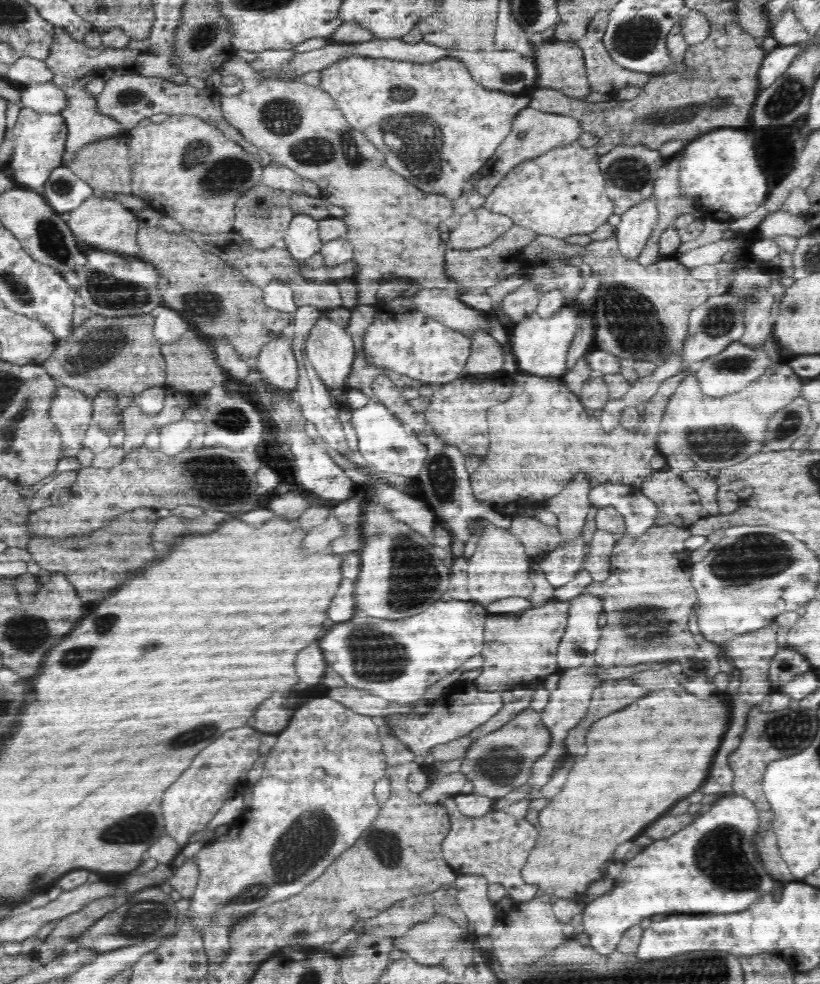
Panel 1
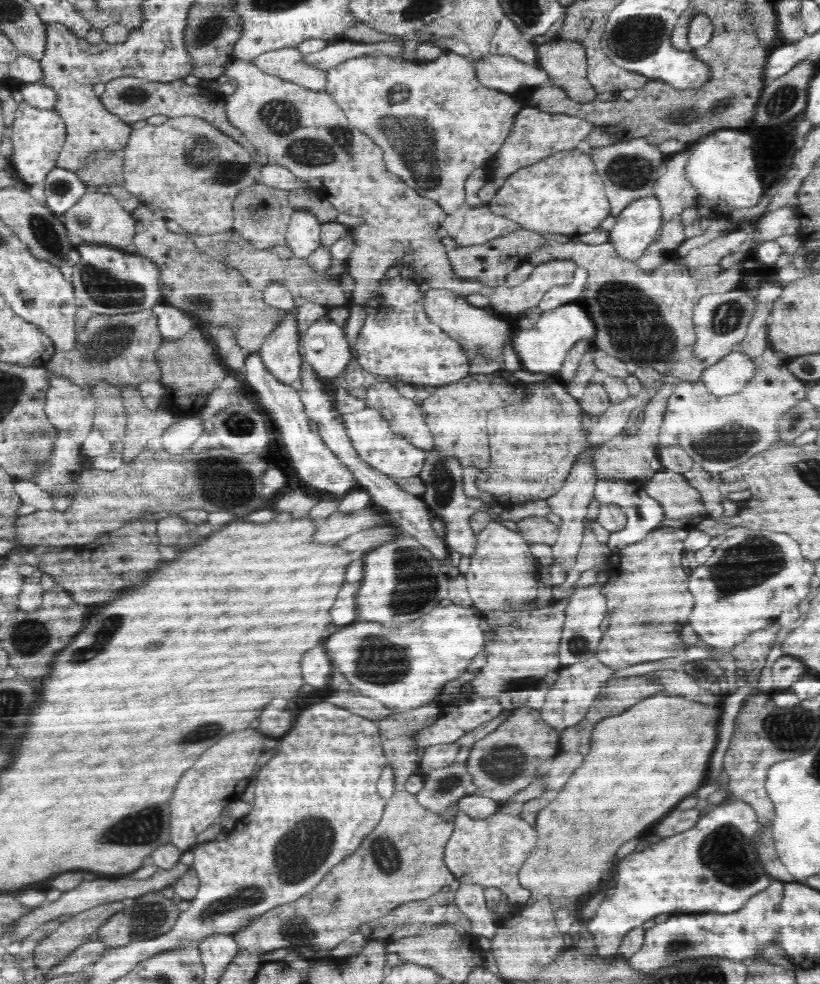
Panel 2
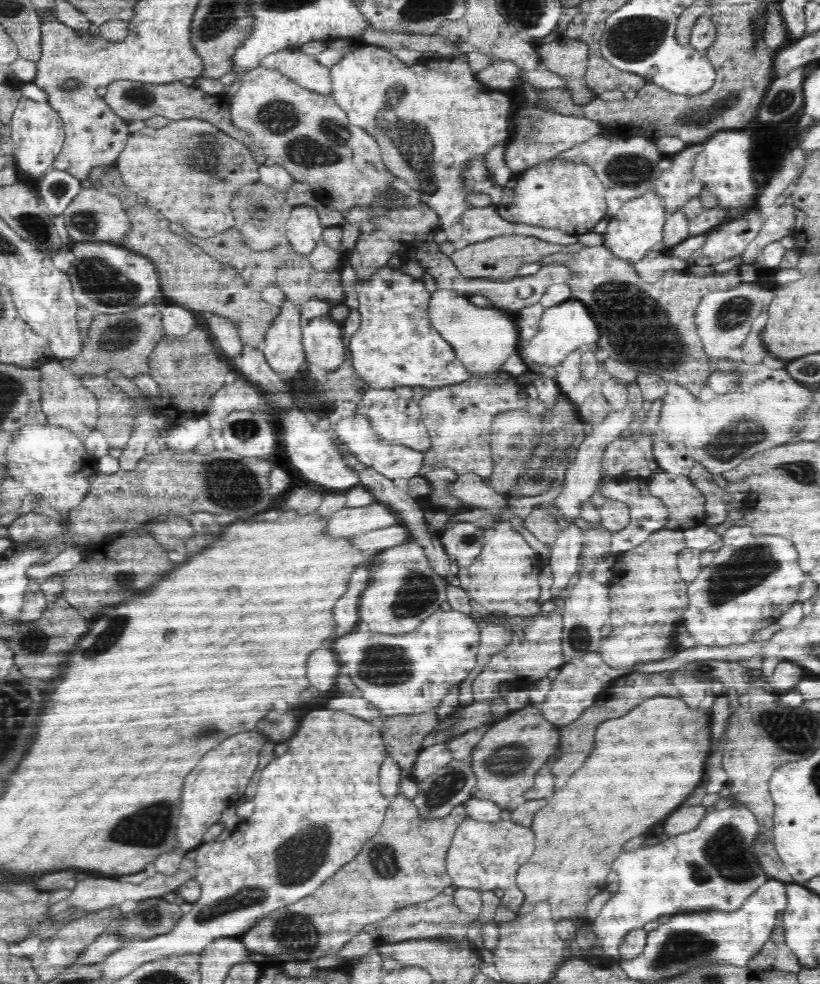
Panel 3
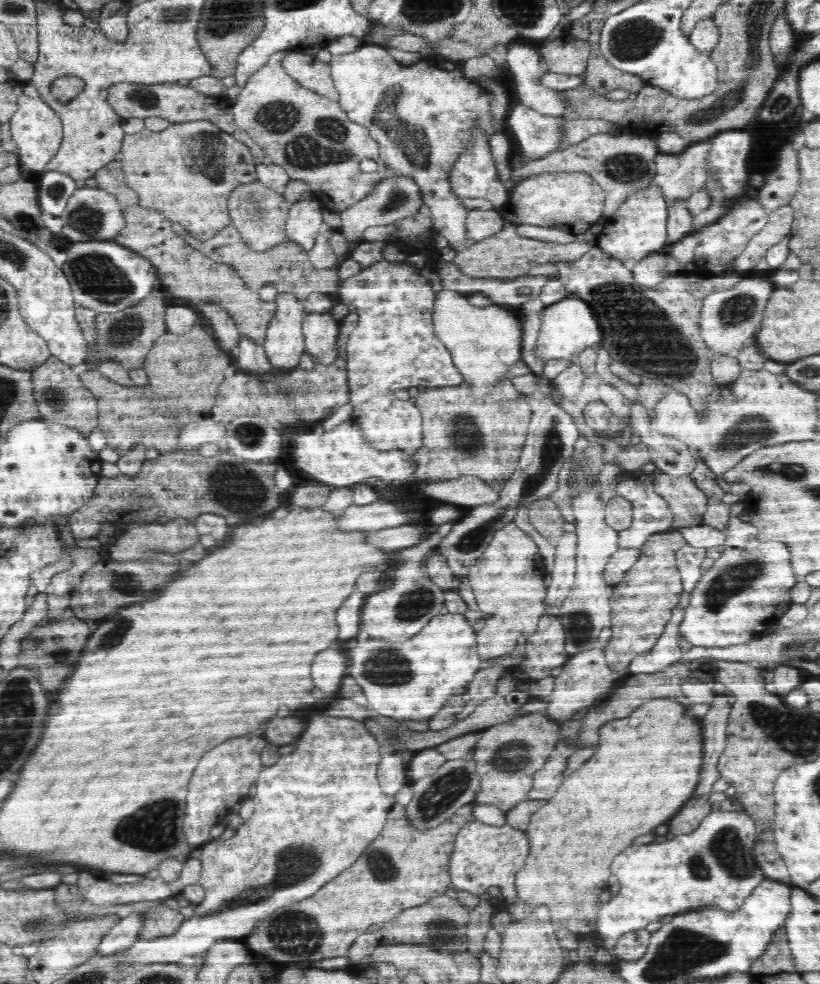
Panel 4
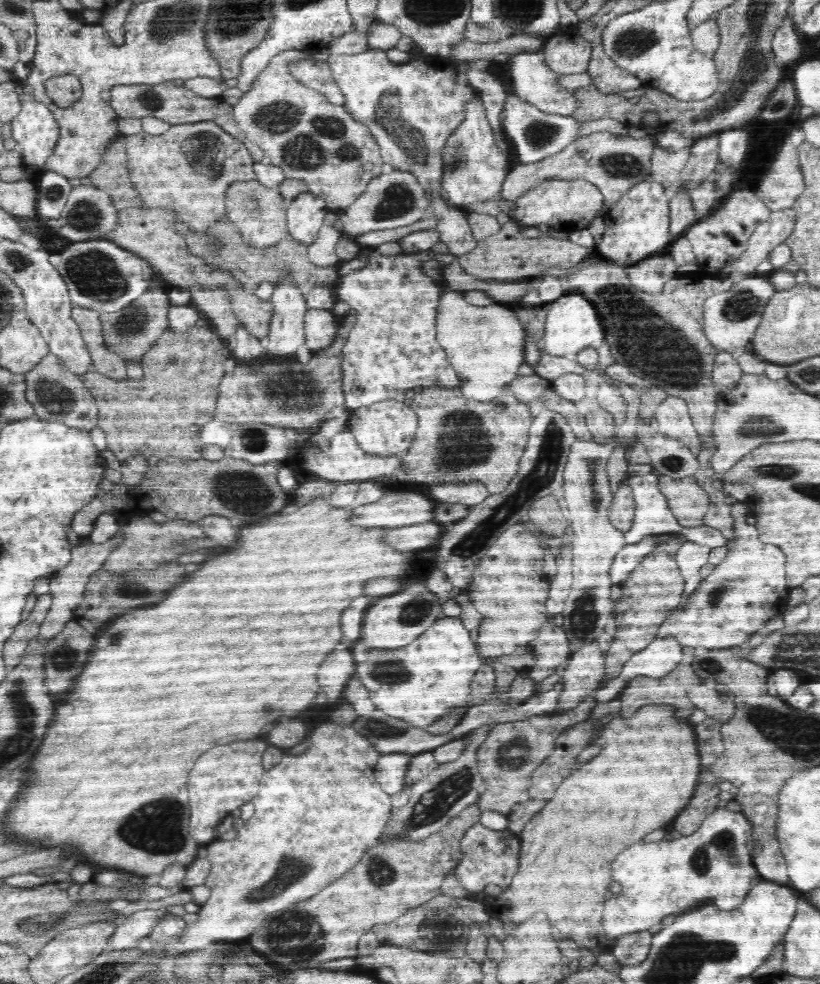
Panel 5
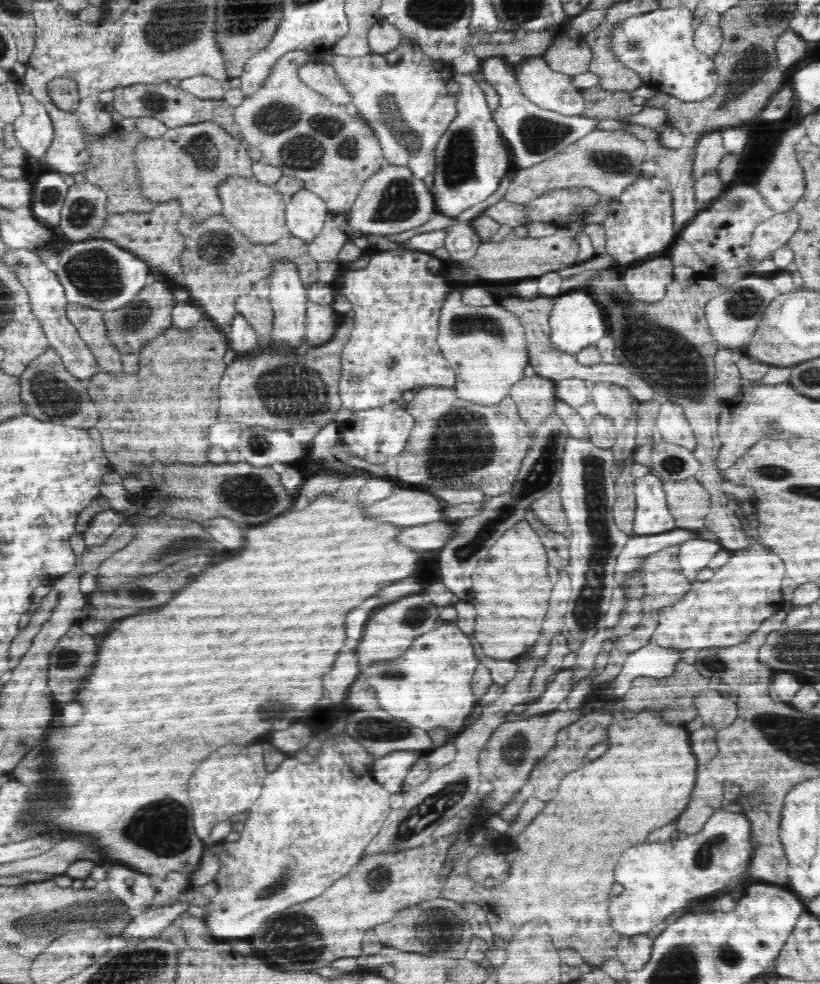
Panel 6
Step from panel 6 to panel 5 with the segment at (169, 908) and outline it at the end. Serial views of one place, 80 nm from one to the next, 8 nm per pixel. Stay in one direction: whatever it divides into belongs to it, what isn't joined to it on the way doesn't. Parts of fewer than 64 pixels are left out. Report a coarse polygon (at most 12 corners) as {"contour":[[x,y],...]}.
{"contour":[[144,910],[126,918],[108,951],[136,948],[169,912]]}

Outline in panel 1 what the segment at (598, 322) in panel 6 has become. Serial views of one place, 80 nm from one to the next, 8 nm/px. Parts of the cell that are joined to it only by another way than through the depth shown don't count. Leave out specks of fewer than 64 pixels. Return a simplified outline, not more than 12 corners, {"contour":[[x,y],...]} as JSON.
{"contour":[[580,311],[535,312],[516,323],[511,351],[521,372],[567,372]]}

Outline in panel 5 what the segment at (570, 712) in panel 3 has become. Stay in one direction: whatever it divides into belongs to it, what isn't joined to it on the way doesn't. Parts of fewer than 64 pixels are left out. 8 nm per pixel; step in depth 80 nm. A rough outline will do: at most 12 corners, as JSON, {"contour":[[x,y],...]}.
{"contour":[[598,642],[584,644],[564,670],[557,712],[606,685]]}

